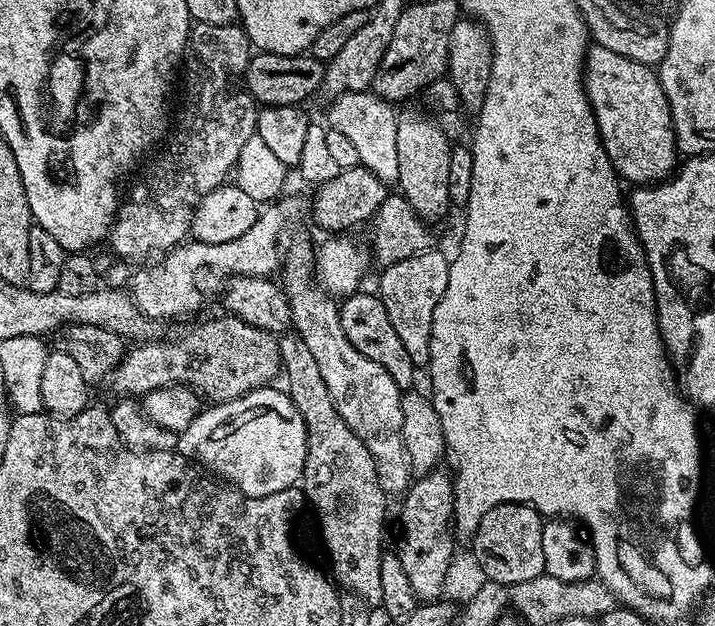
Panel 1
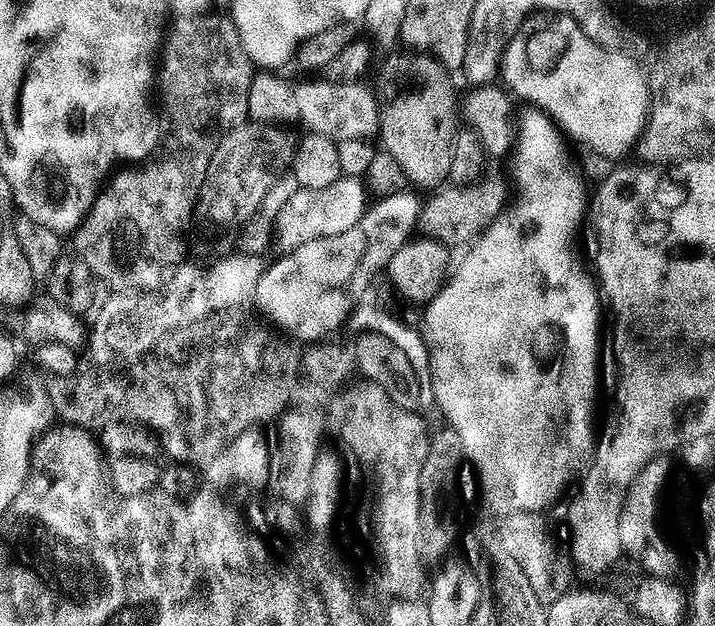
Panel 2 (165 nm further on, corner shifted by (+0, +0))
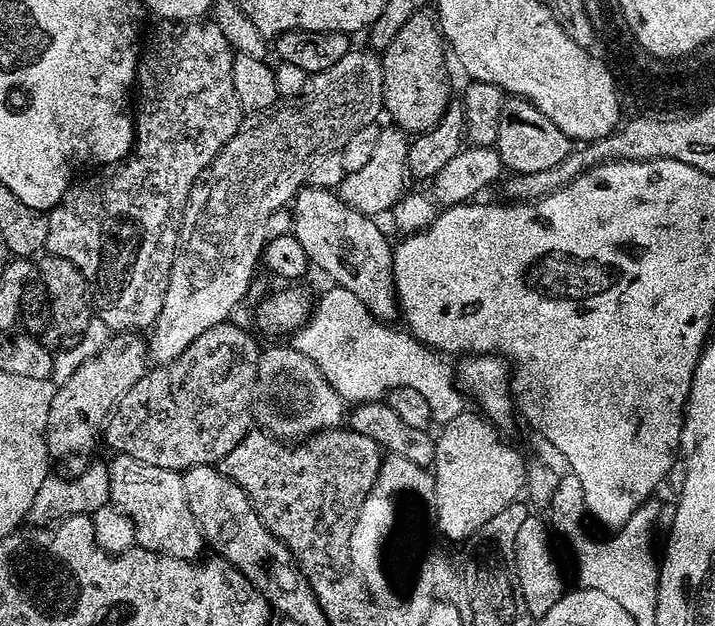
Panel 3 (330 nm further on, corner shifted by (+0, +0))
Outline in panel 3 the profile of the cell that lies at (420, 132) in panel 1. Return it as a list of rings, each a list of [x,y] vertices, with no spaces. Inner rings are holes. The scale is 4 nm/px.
[[[416,12],[394,34],[394,42],[383,49],[384,112],[391,123],[405,134],[419,134],[430,130],[448,109],[448,64],[444,61],[446,45],[437,21],[431,15]],[[432,19],[432,20],[431,20]]]

